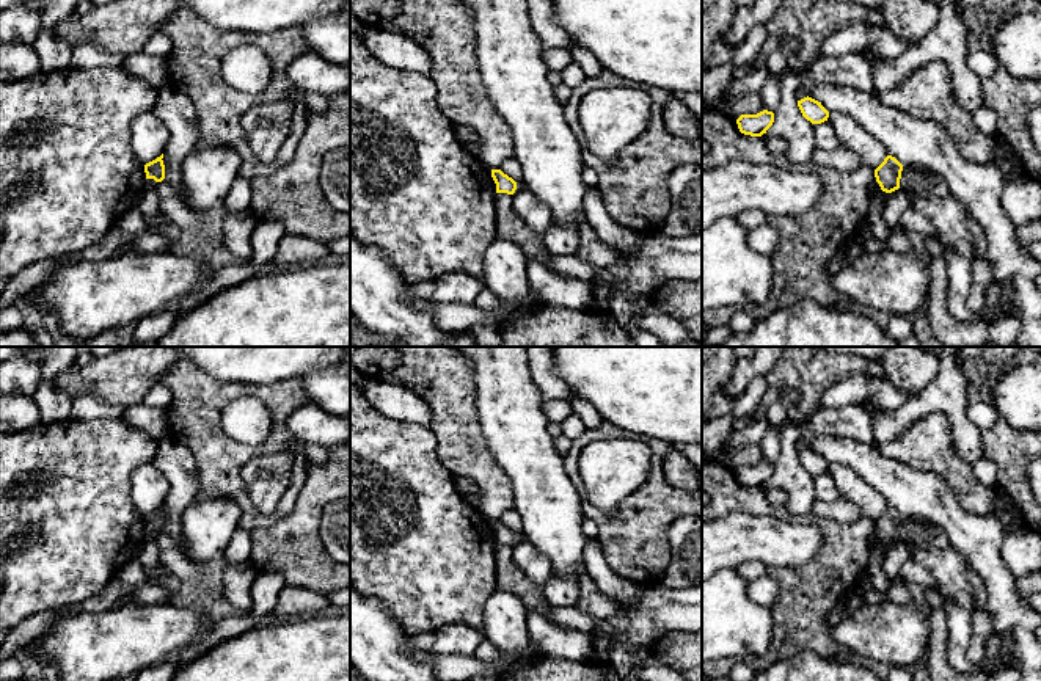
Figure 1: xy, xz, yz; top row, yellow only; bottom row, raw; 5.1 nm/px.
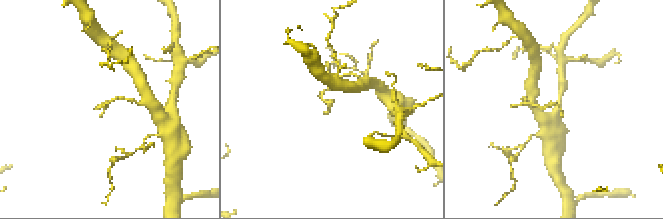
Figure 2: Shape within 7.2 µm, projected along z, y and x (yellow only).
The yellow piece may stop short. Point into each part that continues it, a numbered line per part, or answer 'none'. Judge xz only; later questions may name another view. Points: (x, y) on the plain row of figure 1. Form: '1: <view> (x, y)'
none

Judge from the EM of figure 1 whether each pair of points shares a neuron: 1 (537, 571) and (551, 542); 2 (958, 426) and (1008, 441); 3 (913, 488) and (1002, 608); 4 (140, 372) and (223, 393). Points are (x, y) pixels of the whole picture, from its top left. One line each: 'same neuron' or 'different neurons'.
1: different neurons
2: different neurons
3: same neuron
4: different neurons

